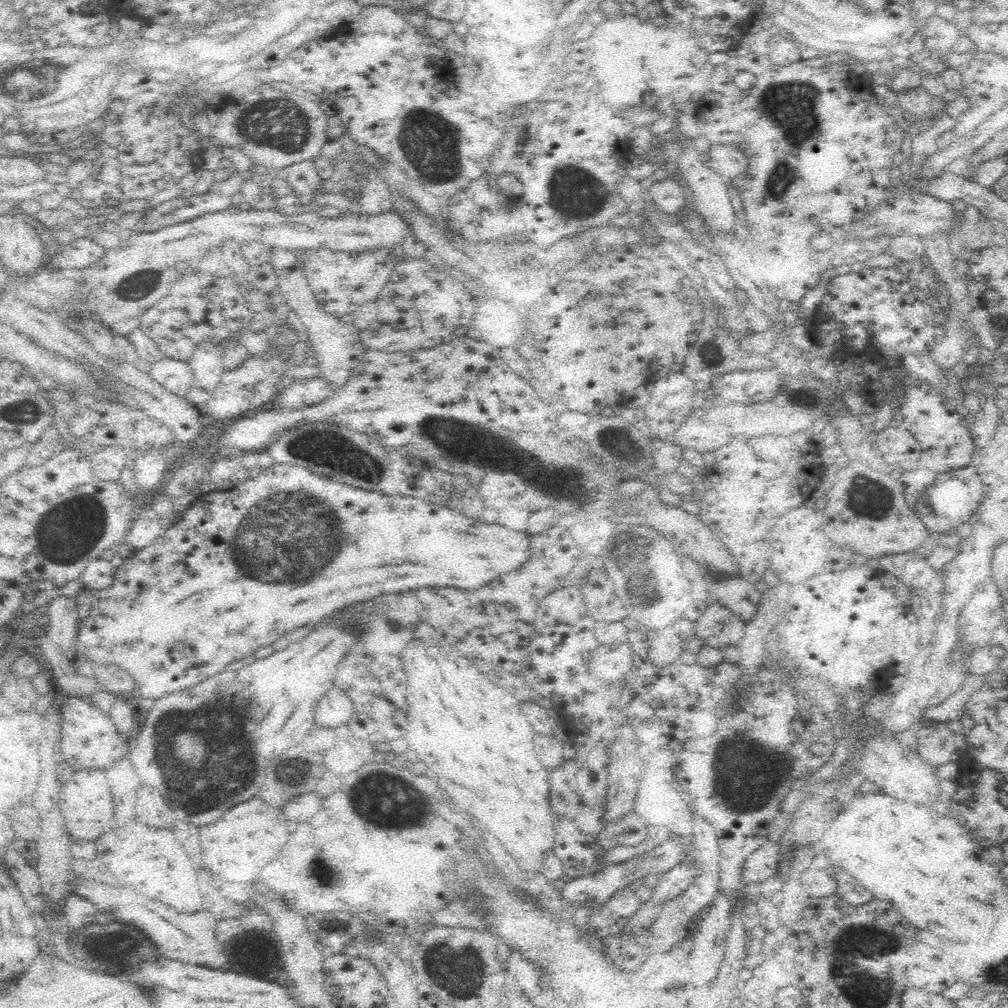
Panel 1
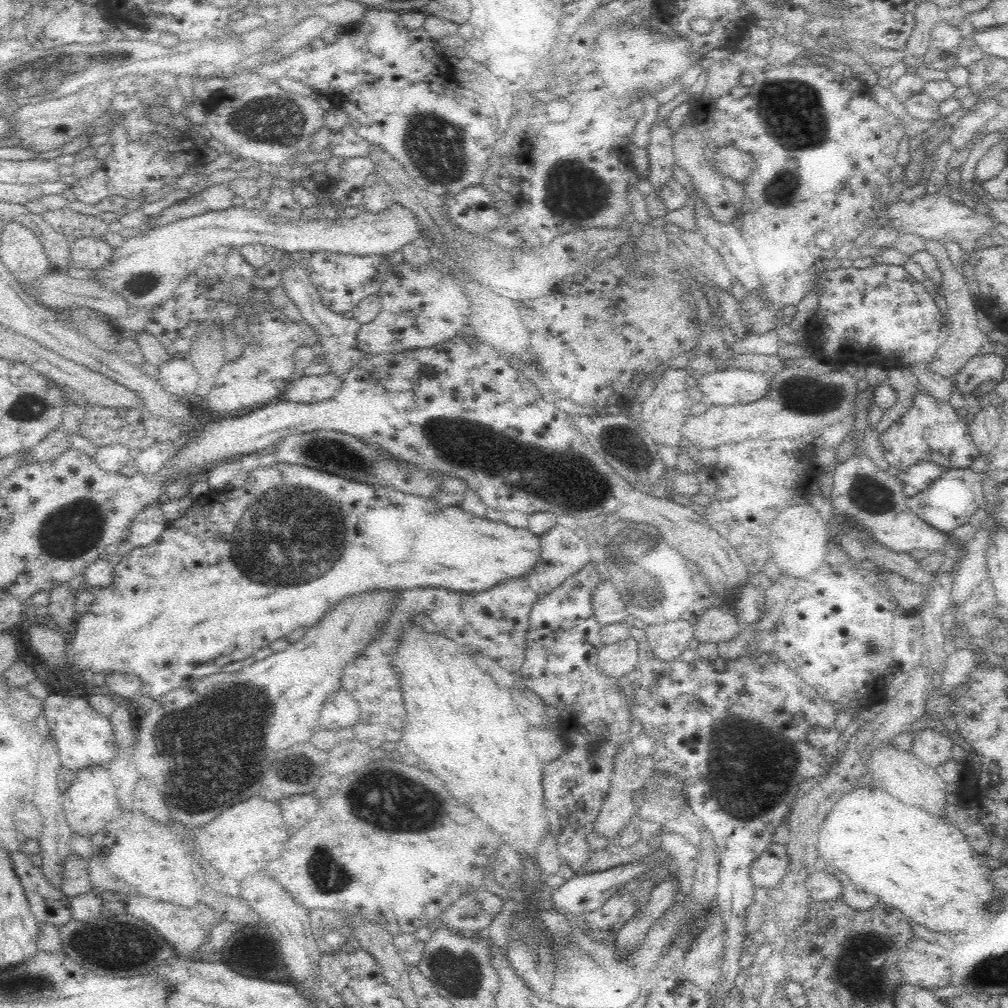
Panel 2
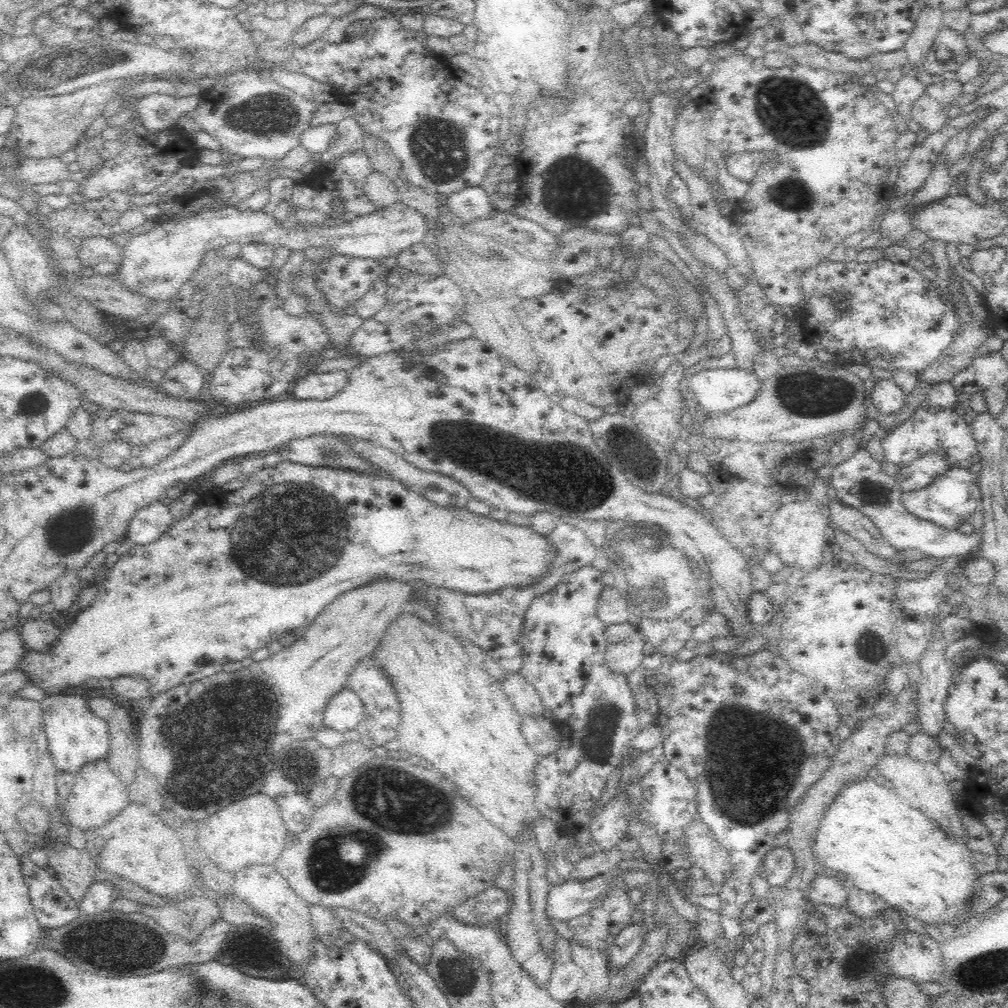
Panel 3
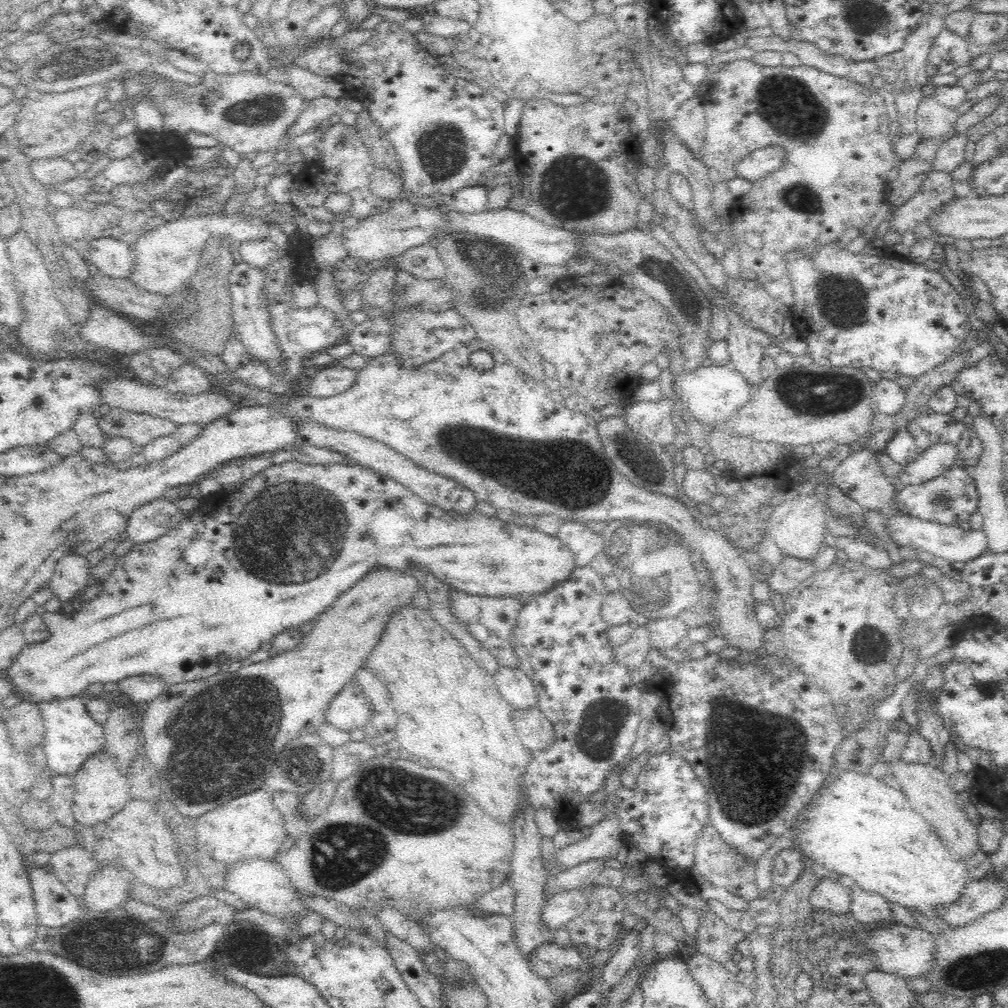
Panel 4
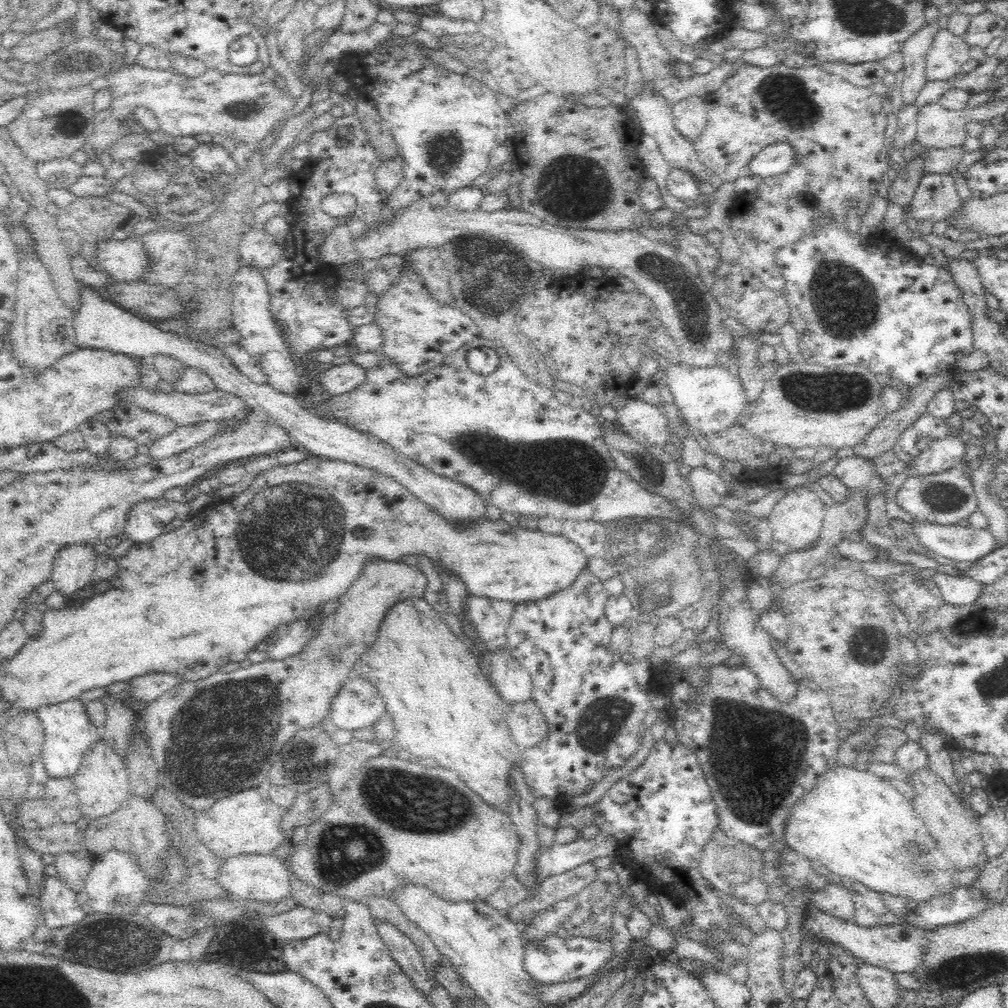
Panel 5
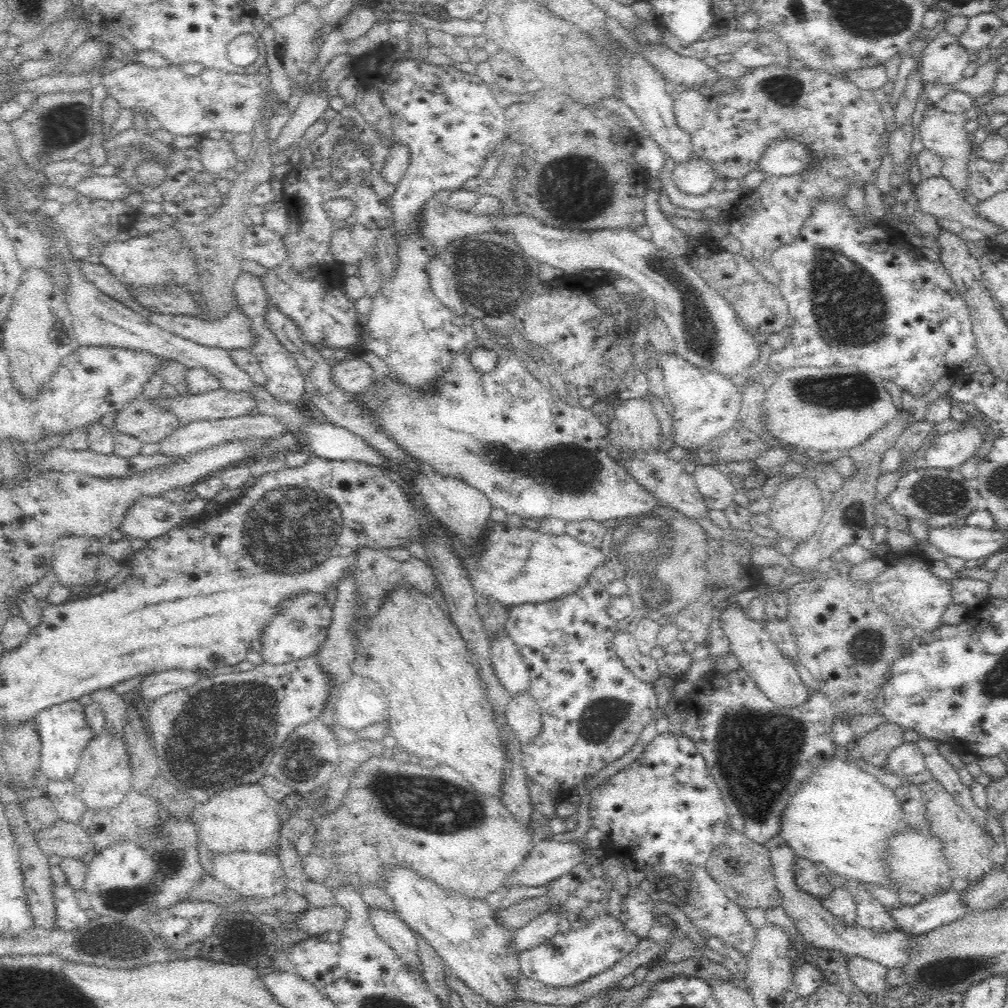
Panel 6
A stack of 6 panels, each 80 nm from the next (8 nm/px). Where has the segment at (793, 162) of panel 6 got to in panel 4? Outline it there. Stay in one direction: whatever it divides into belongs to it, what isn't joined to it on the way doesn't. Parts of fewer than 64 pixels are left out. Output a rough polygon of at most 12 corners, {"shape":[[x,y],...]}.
{"shape":[[781,146],[749,152],[735,164],[736,177],[757,181],[785,161]]}

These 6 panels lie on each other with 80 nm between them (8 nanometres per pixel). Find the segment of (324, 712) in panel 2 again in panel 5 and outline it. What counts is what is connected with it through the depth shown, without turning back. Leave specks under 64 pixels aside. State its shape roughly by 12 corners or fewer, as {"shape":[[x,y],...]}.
{"shape":[[353,674],[333,698],[327,720],[342,730],[375,724],[385,699]]}

